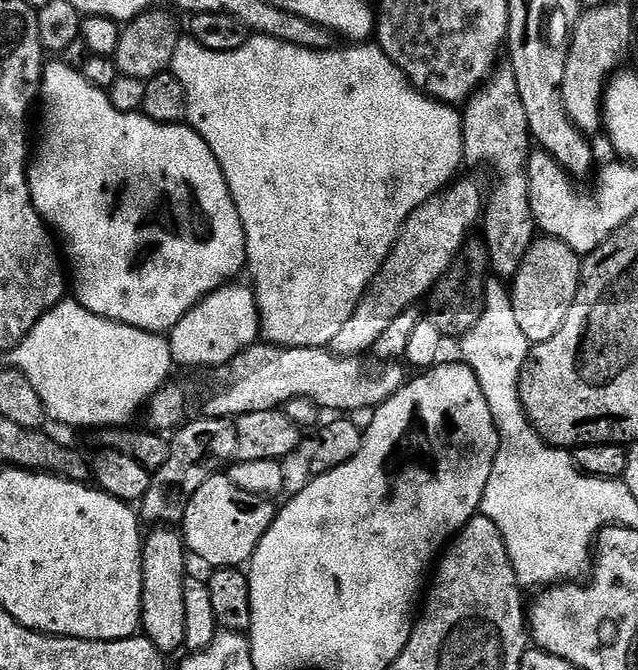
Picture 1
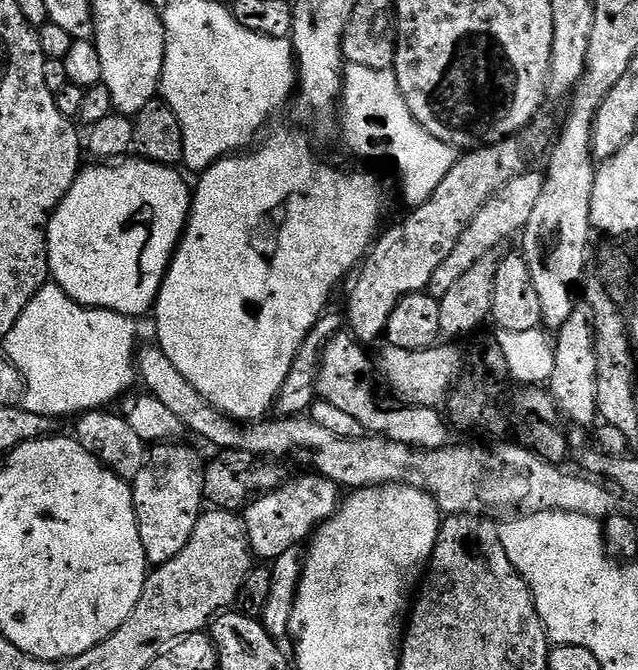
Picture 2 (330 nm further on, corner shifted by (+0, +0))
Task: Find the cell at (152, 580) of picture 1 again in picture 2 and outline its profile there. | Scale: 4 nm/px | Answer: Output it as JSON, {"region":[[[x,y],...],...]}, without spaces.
{"region":[[[156,442],[149,447],[148,461],[135,480],[131,481],[132,497],[138,518],[138,534],[146,550],[149,565],[159,566],[170,562],[174,554],[182,554],[198,518],[205,511],[205,461],[184,442]]]}

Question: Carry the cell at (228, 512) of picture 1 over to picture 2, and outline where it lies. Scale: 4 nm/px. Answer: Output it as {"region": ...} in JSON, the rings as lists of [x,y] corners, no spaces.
{"region":[[[307,475],[301,480],[293,479],[285,483],[283,488],[275,488],[272,492],[255,497],[243,509],[242,519],[248,531],[253,557],[260,559],[261,556],[264,562],[278,559],[286,554],[286,550],[303,545],[321,524],[326,523],[338,511],[342,503],[340,485],[324,476]]]}

